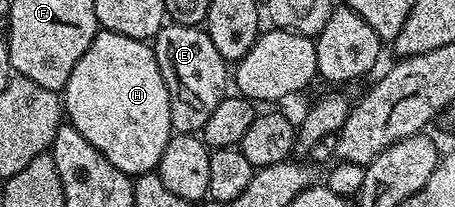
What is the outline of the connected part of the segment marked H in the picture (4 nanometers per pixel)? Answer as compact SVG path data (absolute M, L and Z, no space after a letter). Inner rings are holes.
M98 31L83 58L75 62L75 70L71 70L71 78L67 78L63 89L63 112L68 123L73 124L111 166L123 170L131 178L154 171L159 158L163 158L163 150L167 150L170 136L174 135L169 91L152 47L144 40L114 32Z

